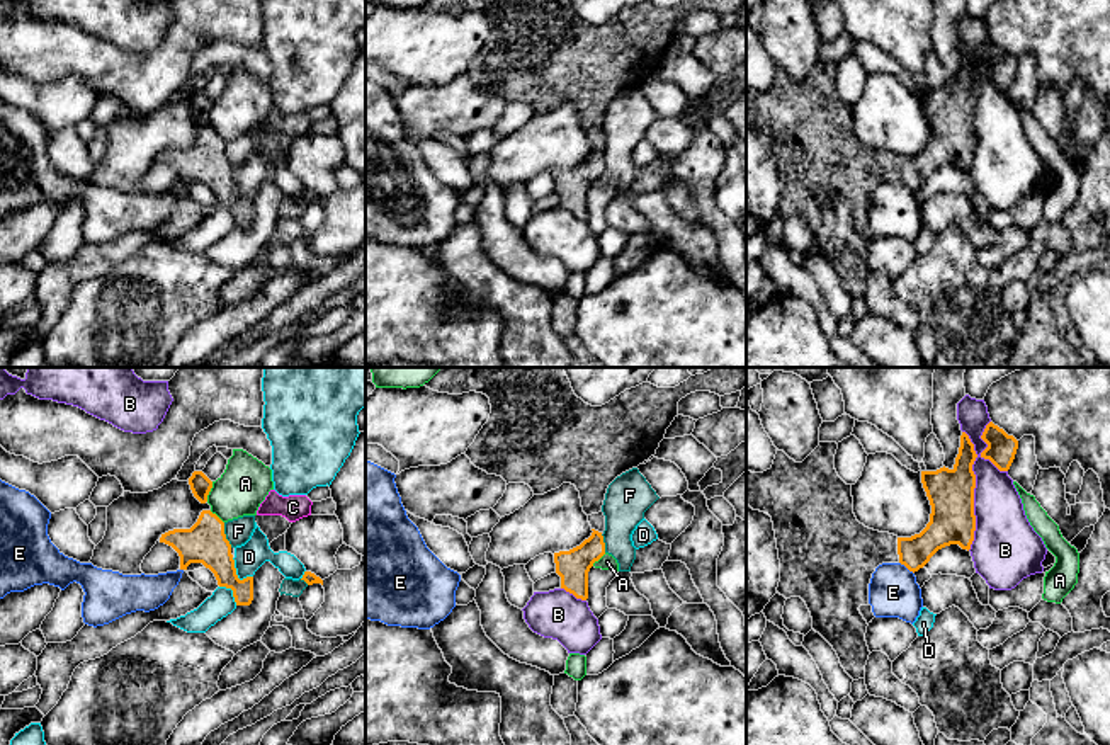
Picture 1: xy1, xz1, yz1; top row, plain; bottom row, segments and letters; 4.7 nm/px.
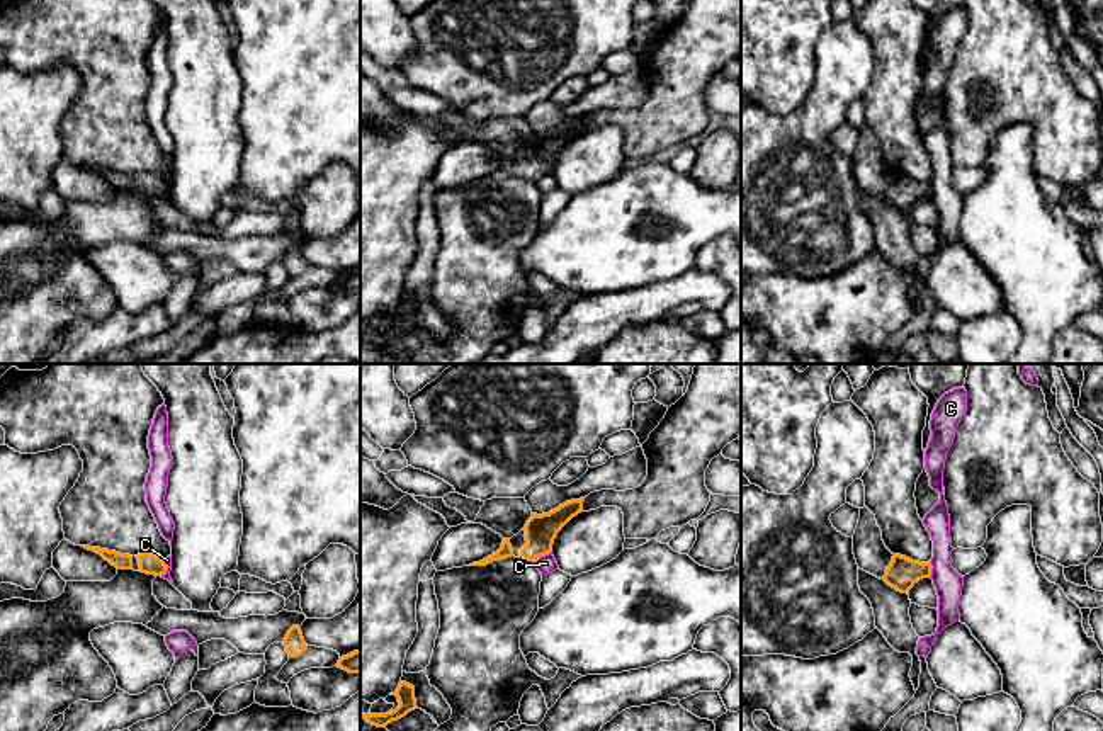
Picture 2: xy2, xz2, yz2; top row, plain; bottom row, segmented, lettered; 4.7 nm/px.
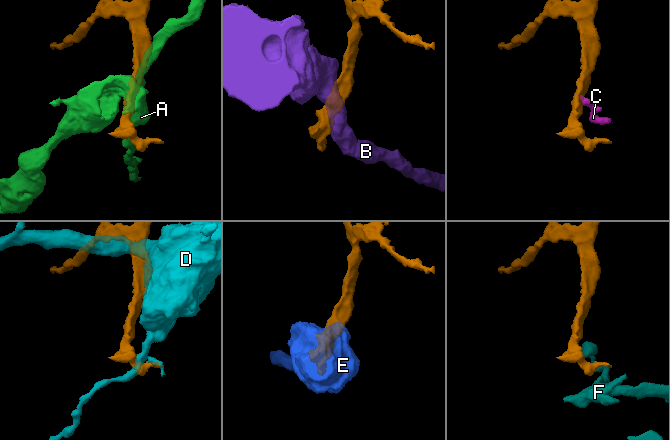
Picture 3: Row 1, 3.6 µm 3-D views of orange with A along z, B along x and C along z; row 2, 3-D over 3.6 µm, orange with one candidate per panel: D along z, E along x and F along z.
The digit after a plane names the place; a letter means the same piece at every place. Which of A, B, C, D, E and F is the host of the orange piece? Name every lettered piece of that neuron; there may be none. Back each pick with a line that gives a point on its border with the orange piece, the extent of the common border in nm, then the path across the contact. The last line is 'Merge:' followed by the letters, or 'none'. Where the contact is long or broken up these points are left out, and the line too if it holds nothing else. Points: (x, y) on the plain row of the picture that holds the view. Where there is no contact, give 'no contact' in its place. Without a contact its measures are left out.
Merge: none

